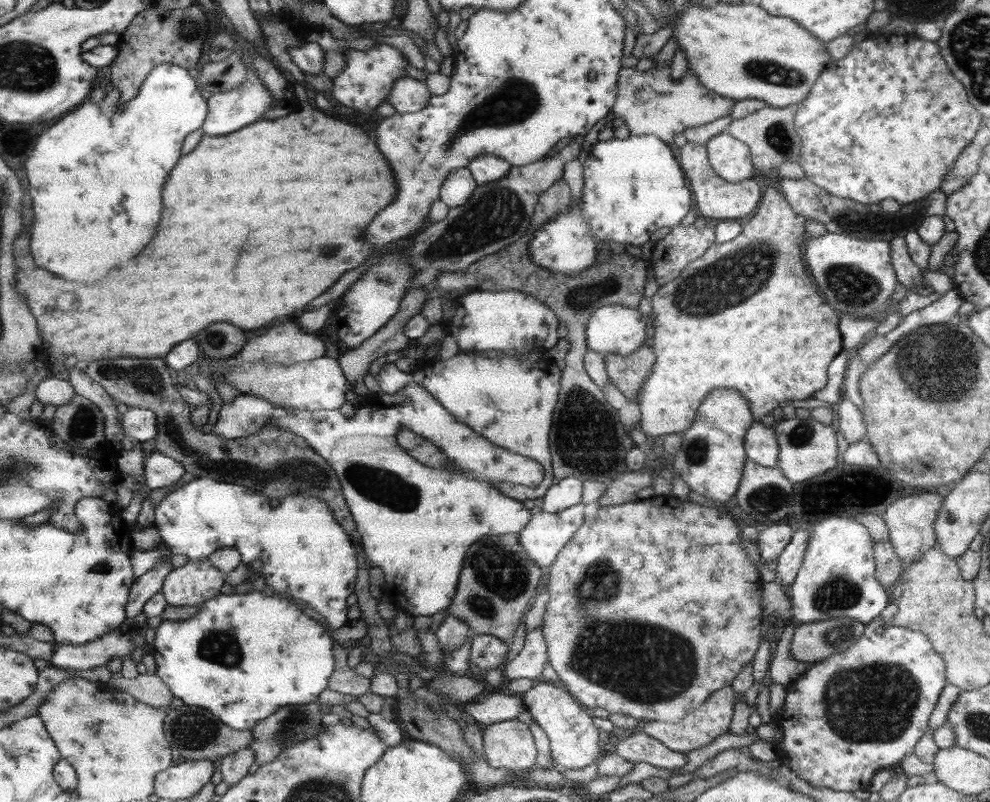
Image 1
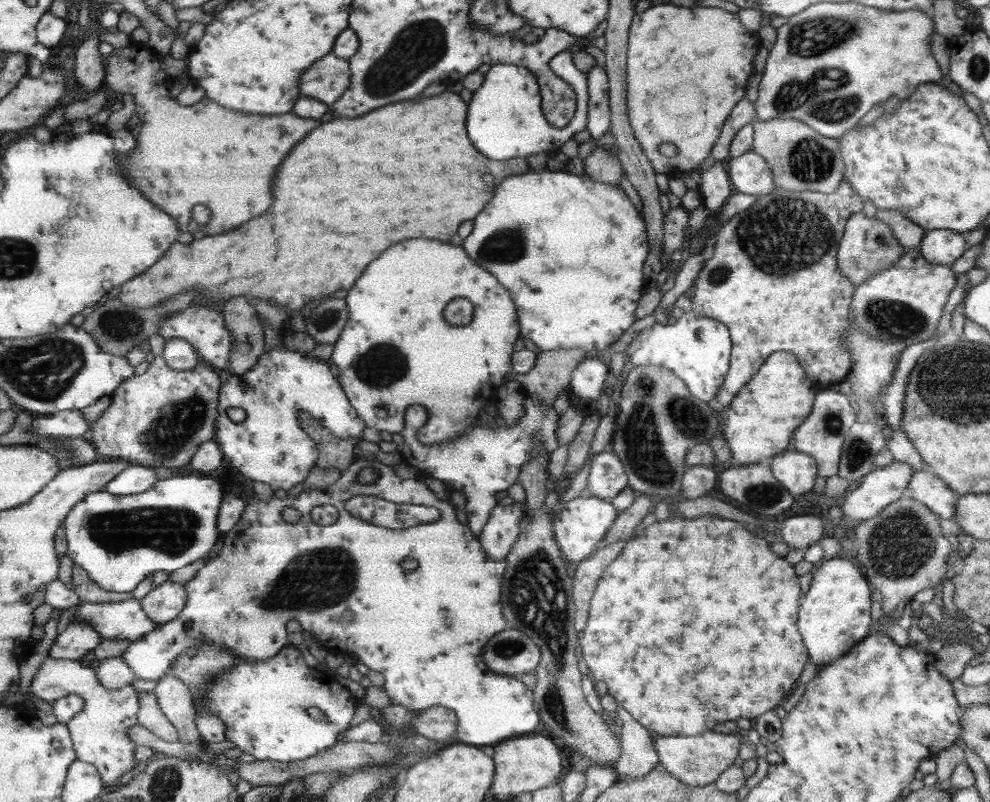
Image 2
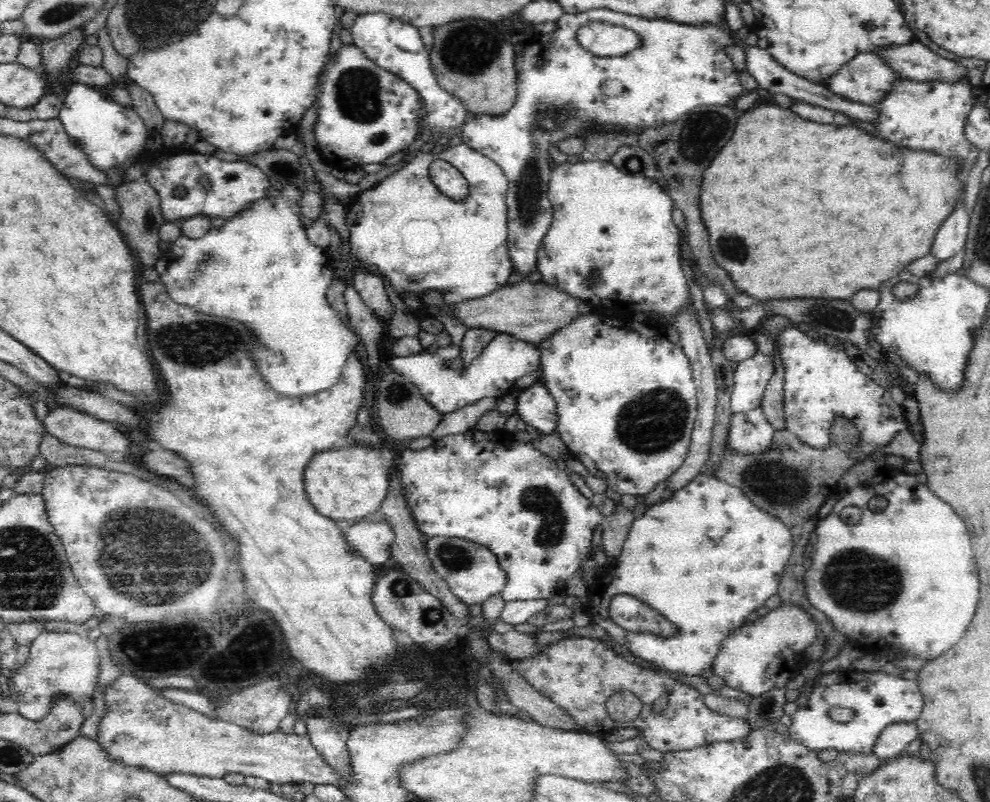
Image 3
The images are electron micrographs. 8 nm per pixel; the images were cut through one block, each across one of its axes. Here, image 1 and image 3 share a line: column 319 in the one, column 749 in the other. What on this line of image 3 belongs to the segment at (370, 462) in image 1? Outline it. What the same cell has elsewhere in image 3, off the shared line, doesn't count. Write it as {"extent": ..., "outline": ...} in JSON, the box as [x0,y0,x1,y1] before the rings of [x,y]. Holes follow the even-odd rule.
{"extent":[726,406,775,456],"outline":[[[760,406],[732,415],[726,444],[730,451],[760,456],[772,448],[775,432]]]}

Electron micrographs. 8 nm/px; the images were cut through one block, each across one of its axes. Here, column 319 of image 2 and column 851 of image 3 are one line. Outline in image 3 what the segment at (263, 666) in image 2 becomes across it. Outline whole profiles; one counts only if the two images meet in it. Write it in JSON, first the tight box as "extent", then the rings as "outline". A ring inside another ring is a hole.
{"extent":[789,669,924,753],"outline":[[[848,669],[840,675],[821,676],[816,679],[808,705],[792,714],[789,736],[794,741],[819,753],[834,749],[839,753],[873,753],[880,732],[898,722],[916,722],[924,707],[918,682],[886,674],[883,671],[857,671]],[[831,708],[852,709],[856,716],[850,722],[835,722],[829,716]]]}

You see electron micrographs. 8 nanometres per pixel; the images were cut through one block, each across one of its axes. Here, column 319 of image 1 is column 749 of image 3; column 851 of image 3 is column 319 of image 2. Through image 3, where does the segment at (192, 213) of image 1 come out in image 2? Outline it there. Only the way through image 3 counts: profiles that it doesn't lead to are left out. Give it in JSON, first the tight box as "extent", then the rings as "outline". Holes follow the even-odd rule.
{"extent":[117,89,528,332],"outline":[[[446,89],[434,98],[396,102],[394,106],[382,106],[360,118],[324,122],[300,140],[280,164],[272,182],[274,202],[266,214],[244,222],[232,232],[208,236],[208,240],[200,238],[188,244],[173,242],[150,270],[124,282],[117,298],[125,305],[148,309],[186,290],[198,290],[204,304],[218,304],[232,296],[254,296],[284,308],[292,322],[292,330],[304,332],[305,318],[300,314],[300,308],[338,290],[350,290],[364,268],[398,240],[426,234],[426,238],[448,242],[448,238],[456,234],[460,222],[476,218],[492,198],[494,186],[486,184],[500,184],[506,176],[528,170],[524,158],[494,162],[484,158],[470,144],[464,126],[466,106],[462,97]]]}

